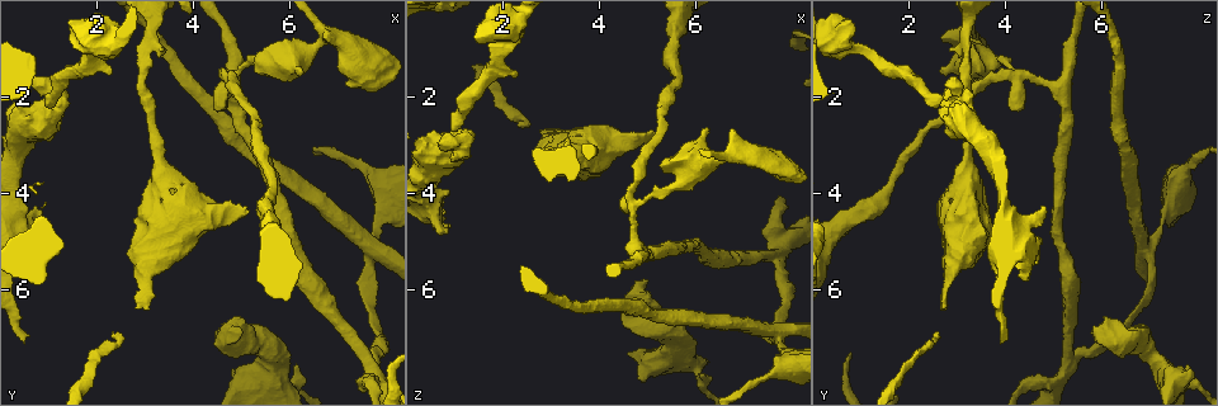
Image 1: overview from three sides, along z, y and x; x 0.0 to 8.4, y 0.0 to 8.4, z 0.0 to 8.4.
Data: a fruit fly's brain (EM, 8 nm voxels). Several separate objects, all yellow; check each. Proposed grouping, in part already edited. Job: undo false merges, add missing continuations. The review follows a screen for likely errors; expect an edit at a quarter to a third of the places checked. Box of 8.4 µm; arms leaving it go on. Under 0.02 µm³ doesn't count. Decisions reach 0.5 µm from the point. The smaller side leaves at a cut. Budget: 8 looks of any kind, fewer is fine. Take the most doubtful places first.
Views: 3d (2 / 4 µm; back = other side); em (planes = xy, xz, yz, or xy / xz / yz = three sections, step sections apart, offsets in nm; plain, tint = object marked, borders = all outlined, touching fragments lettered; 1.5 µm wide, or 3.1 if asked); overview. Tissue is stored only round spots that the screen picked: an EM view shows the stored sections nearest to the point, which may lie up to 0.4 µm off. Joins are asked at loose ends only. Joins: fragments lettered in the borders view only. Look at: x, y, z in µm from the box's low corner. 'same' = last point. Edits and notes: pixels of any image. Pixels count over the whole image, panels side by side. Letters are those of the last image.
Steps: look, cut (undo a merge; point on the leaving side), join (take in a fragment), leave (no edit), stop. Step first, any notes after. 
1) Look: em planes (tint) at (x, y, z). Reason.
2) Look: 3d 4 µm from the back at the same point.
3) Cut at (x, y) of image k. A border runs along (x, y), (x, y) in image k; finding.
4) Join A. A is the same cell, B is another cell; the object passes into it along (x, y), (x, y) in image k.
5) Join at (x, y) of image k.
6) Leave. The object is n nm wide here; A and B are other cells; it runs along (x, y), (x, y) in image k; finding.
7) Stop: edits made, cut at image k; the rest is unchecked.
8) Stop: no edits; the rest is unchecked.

Look: em planes (borders) at (7.65, 5.15, 6.90). Calibre changes.

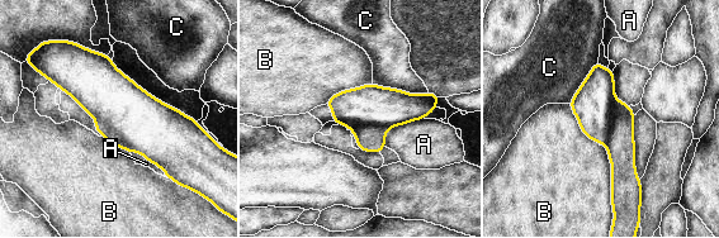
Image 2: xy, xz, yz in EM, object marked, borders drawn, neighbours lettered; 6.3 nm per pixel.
Cut at (620, 146) of image 2. The longest contact is with B, 380 nm; A, B and C are other cells; the part that leaves runs along (616, 103), (621, 109), (618, 191) in image 2; two neurons meet here.

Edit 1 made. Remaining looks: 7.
Look: overview.

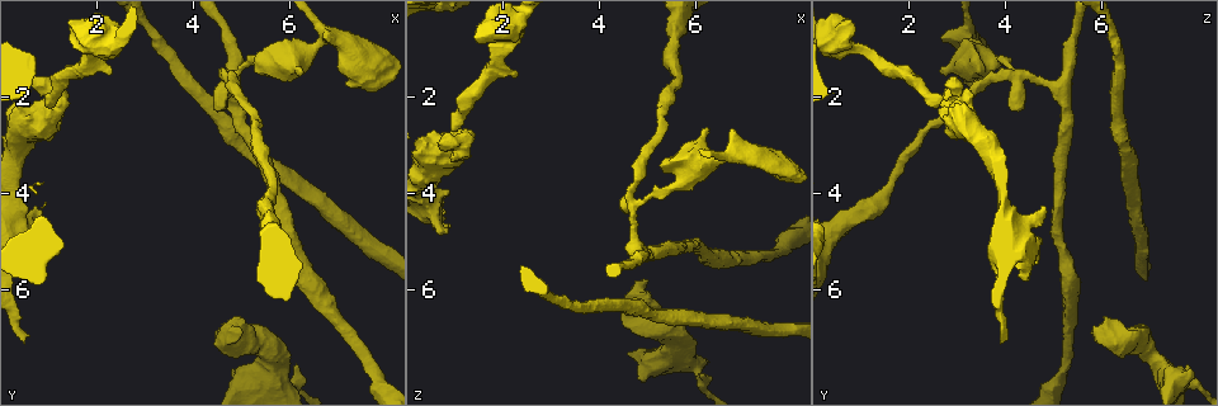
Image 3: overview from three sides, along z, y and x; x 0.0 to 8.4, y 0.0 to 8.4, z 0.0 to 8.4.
Look: em xz step 4 (borders) at (4.75, 1.60, 4.20). Three-way junction.

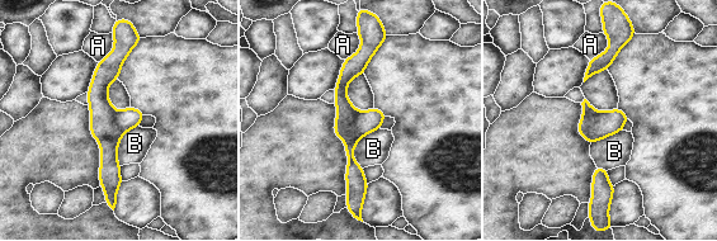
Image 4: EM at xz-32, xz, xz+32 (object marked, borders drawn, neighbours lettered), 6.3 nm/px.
Look: em planes (borders) at the same point. Cut it another way.

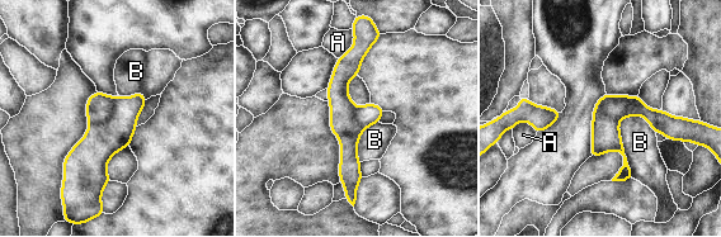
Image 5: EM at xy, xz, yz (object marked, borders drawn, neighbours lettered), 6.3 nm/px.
Cut at (99, 107) of image 5. A and B are other cells; the part that leaves runs along (371, 41), (340, 77), (350, 192) in image 5; a second neuron is stuck on.

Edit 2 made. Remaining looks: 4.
Look: overview. See it whole again.

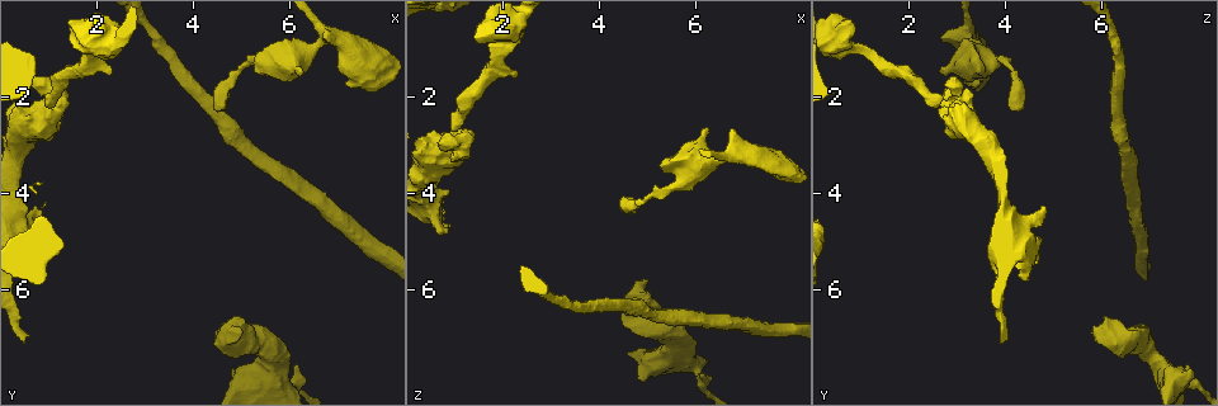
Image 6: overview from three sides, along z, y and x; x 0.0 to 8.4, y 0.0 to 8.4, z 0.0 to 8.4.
Look: 3d 2 µm at (0.55, 6.90, 4.05). Tapers out.

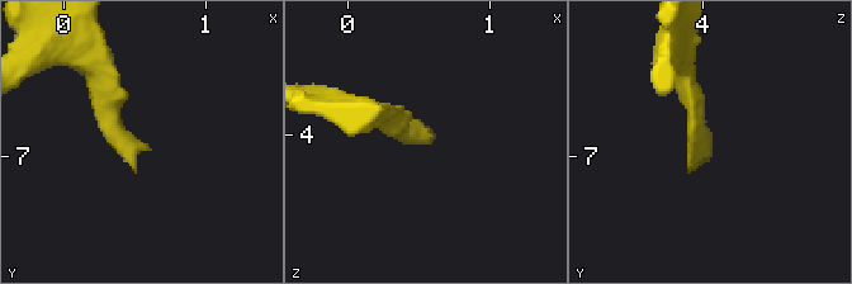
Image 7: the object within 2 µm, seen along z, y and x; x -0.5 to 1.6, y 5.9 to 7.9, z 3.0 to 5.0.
Look: em planes (tint) at (0.60, 6.92, 4.06).

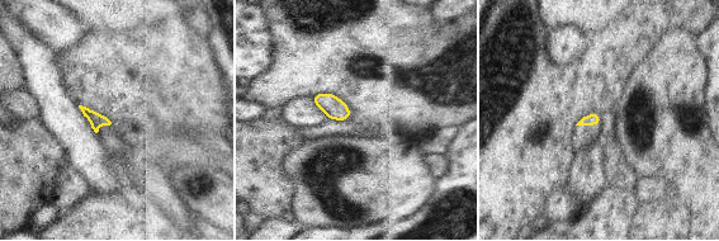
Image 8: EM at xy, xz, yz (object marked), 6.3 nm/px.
Look: em planes (borders) at the same point. What lies round it.

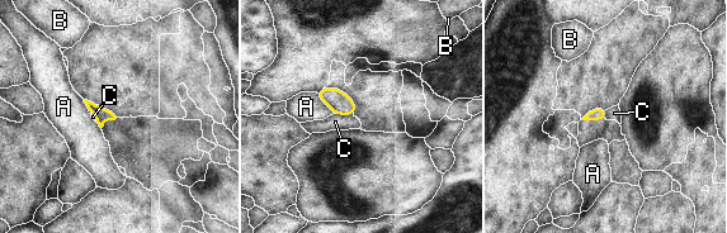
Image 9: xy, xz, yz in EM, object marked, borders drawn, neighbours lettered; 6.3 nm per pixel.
Leave. A, B and C are other cells; a border runs along (334, 113), (353, 115) in image 9; no lettered fragment goes on from it.

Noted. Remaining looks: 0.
Stop: edits made, cut at image 2, cut at image 5; the rest is unchecked.

